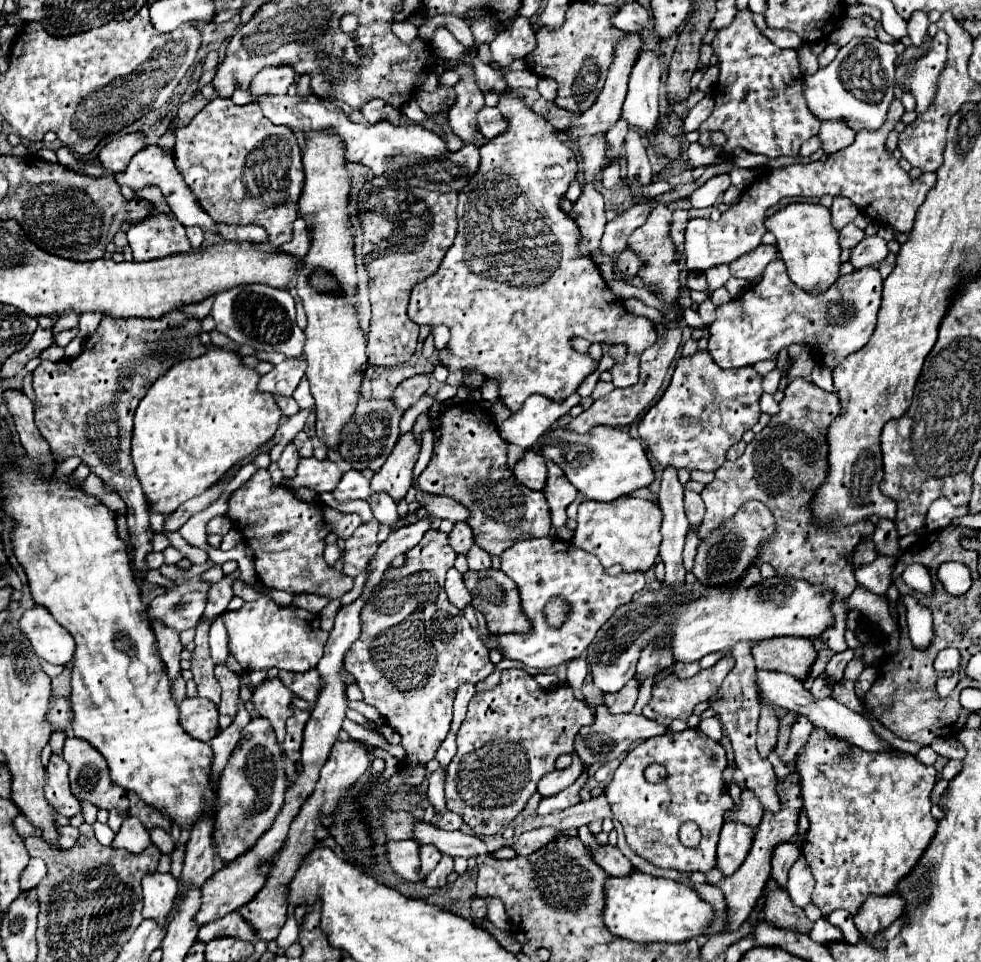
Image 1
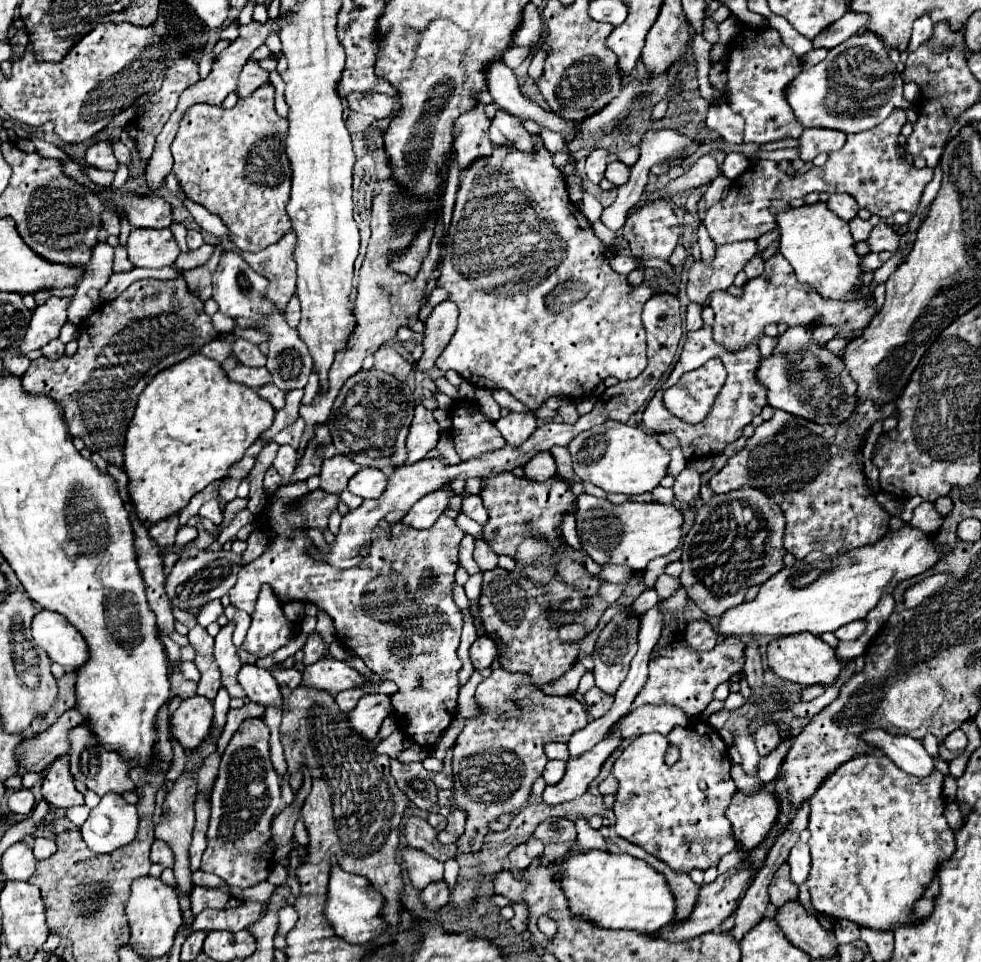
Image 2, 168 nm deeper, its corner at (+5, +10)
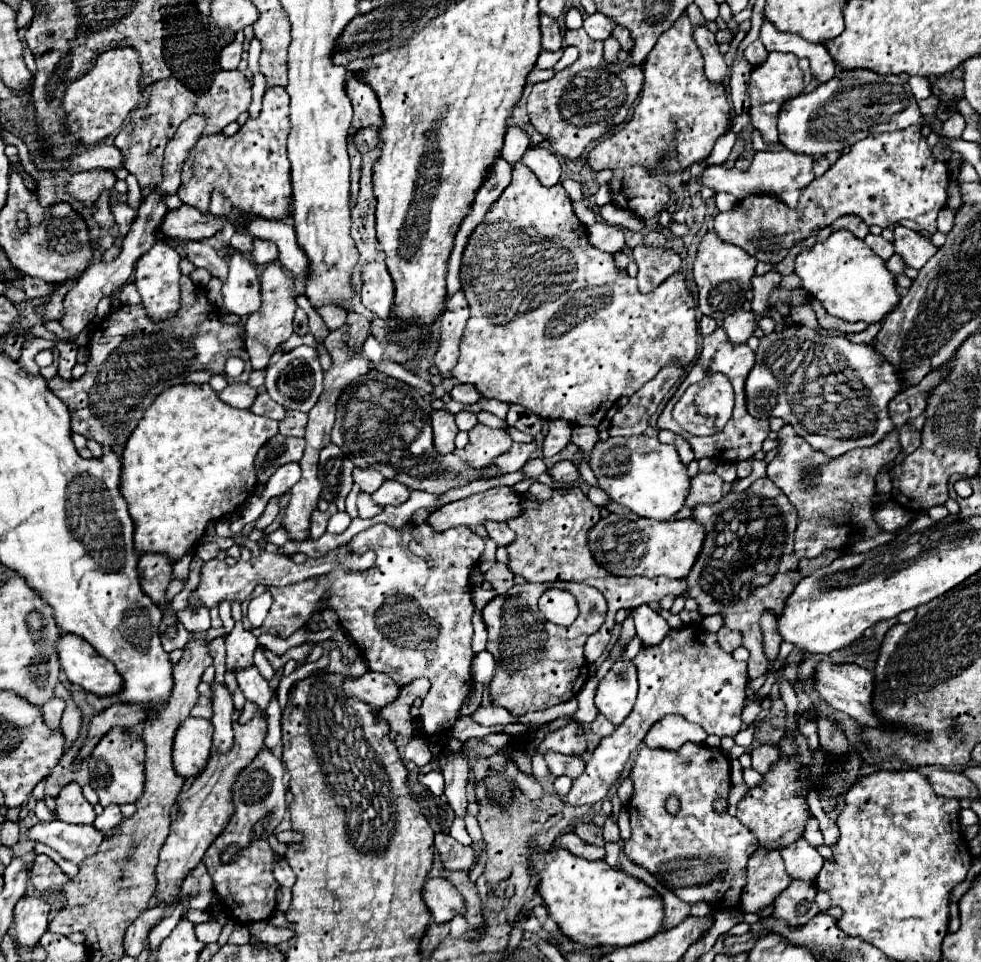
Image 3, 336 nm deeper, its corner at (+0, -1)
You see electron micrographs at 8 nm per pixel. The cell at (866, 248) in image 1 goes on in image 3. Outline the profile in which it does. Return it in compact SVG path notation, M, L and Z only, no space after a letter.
M897 225L893 235L895 235L895 241L893 241L895 253L901 255L905 265L909 265L913 269L921 269L931 259L931 255L935 255L935 251L937 251L935 245L931 245L925 237L921 237L919 233L915 233L907 227Z

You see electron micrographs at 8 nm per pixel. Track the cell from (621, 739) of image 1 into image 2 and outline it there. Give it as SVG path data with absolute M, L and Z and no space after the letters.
M650 704L650 706L640 706L634 712L626 714L620 720L620 730L622 736L628 740L646 732L668 734L676 726L686 728L686 724L690 724L690 718L678 706Z

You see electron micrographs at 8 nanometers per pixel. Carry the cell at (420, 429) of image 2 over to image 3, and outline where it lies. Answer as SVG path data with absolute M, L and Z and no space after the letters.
M433 411L431 423L433 423L433 441L435 441L437 453L441 453L441 455L453 453L453 449L455 449L453 439L459 431L453 415L445 413L445 411Z

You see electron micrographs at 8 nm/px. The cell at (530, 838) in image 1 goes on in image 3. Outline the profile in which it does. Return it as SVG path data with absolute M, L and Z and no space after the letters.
M575 831L563 833L557 843L559 843L559 847L567 847L575 857L583 857L583 859L589 859L589 861L605 857L605 849L591 847L589 843L583 843Z

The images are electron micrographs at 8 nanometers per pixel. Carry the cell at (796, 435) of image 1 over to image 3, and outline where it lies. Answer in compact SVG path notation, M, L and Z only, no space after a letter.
M947 365L931 371L917 385L907 387L889 403L889 415L893 421L893 431L889 431L881 443L873 447L853 449L841 457L827 457L825 453L813 449L805 439L801 439L791 425L785 425L777 433L777 455L767 465L767 477L787 495L789 503L797 509L799 523L795 531L795 555L797 559L815 559L827 549L845 551L855 539L865 539L881 533L877 521L873 517L875 505L875 475L887 463L891 463L901 445L899 445L899 429L911 417L919 417L925 409L925 397L931 387L935 387L941 377L947 373Z

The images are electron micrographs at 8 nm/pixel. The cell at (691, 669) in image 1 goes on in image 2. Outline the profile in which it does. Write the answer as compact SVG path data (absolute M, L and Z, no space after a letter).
M688 620L686 622L686 634L684 634L684 642L698 650L712 650L716 646L718 640L718 632L714 632L714 626L708 620Z

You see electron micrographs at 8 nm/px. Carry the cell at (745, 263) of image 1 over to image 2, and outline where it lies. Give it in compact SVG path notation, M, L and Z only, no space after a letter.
M732 242L716 246L716 256L710 264L694 262L688 272L688 298L700 306L710 304L710 292L728 290L734 276L746 266L746 262L756 254L756 242Z

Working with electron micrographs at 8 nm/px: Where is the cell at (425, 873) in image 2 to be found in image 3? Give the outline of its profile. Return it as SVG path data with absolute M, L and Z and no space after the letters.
M427 879L423 887L423 901L437 923L451 921L457 913L463 915L463 897L447 879Z

